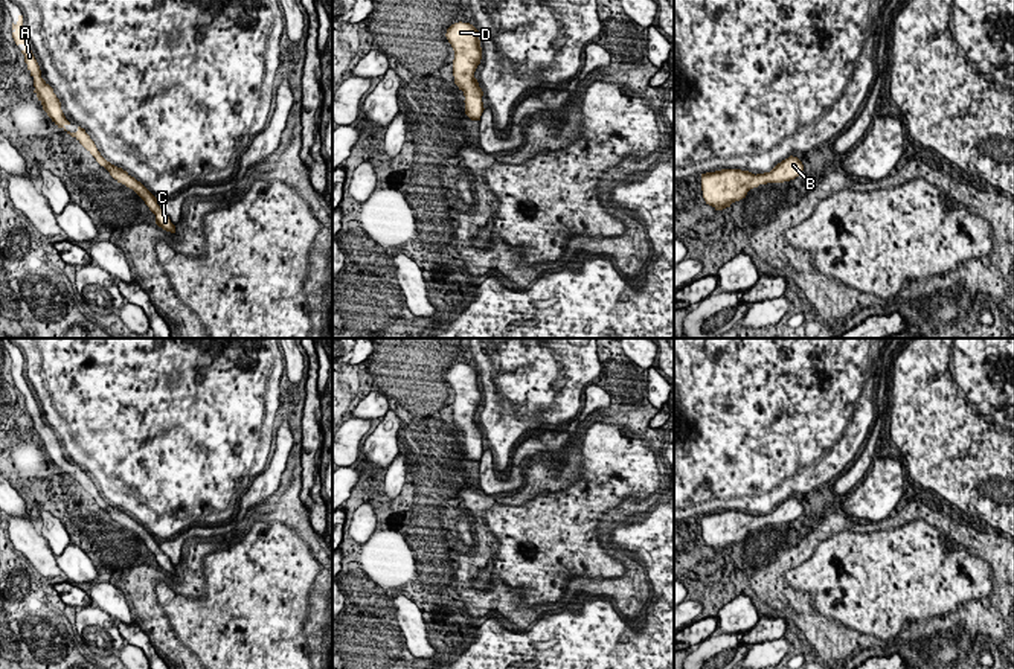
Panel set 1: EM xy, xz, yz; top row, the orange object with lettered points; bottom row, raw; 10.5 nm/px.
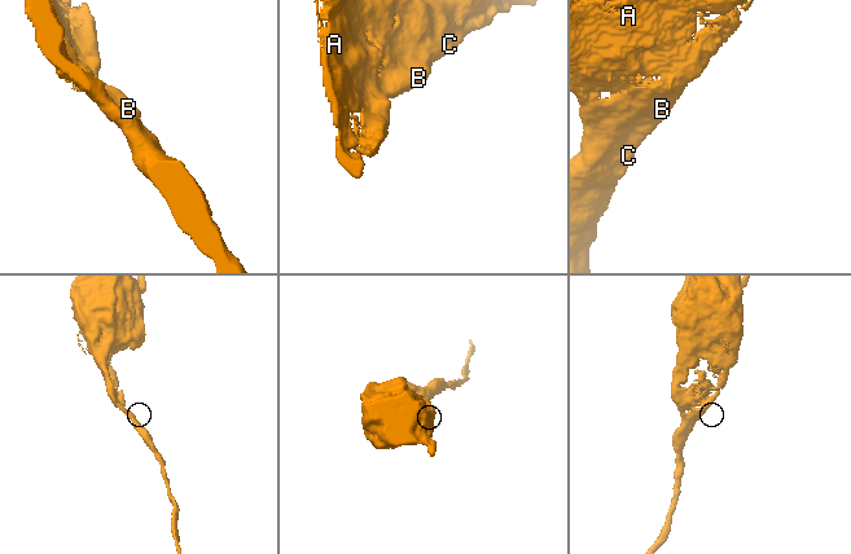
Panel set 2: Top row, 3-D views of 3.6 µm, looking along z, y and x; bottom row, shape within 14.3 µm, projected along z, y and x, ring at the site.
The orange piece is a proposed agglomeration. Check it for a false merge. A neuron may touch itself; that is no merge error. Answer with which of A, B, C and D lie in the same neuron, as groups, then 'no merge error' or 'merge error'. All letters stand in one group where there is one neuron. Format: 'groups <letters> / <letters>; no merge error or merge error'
groups A B C D; no merge error

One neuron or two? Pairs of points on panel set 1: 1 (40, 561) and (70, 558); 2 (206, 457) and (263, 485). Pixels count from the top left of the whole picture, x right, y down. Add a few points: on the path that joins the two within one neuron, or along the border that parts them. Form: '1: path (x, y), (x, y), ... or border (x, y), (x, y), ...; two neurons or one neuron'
1: border (55, 556), (55, 563), (63, 572); two neurons
2: border (266, 468), (256, 476); two neurons

